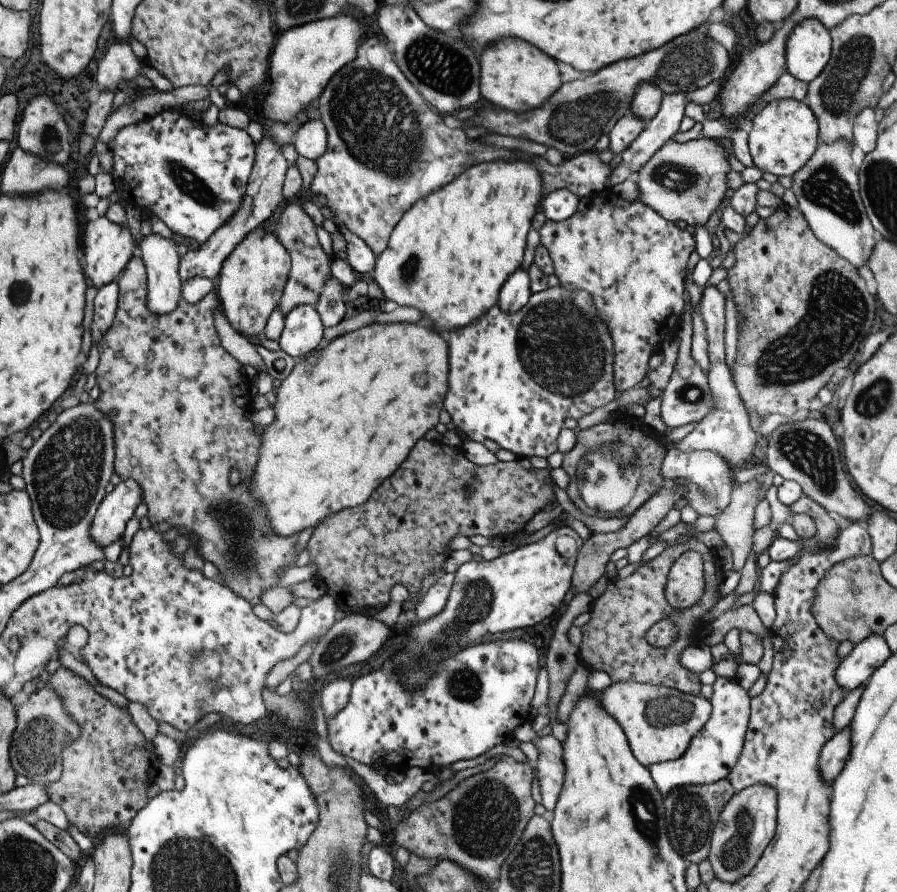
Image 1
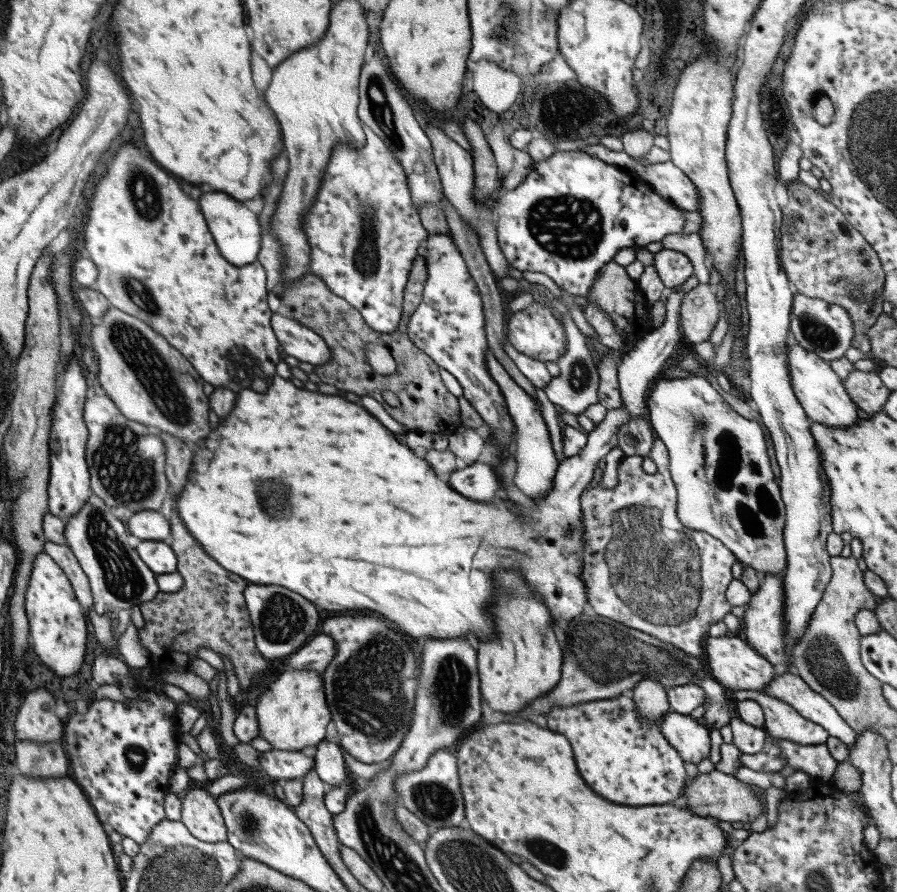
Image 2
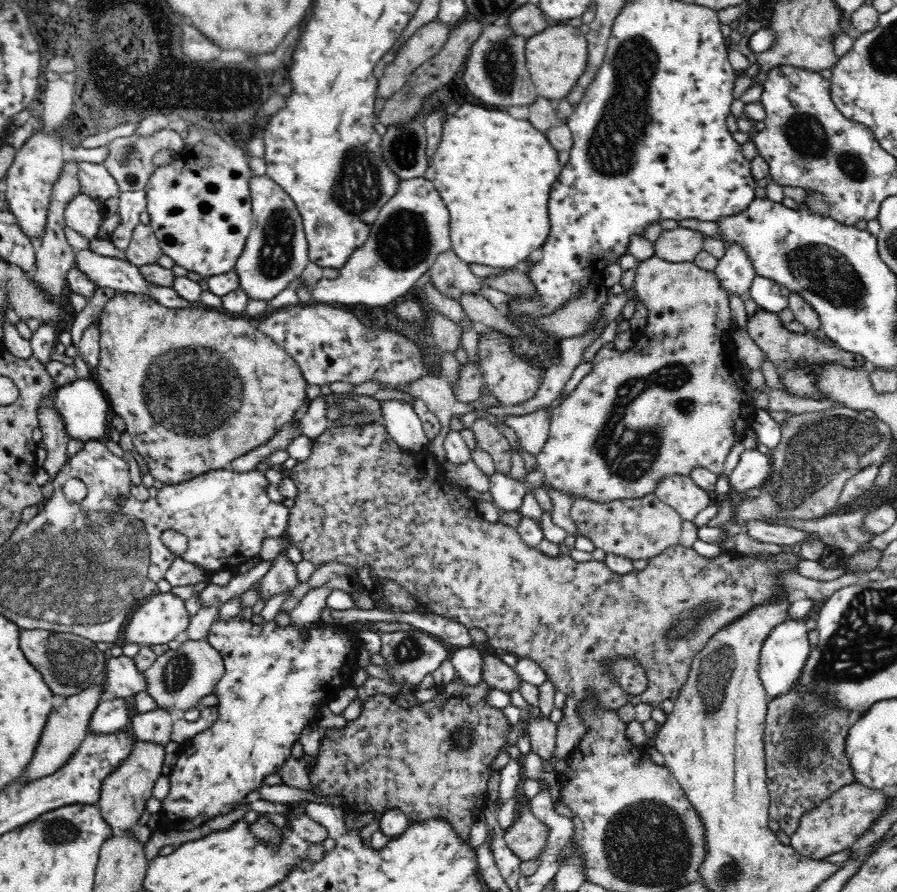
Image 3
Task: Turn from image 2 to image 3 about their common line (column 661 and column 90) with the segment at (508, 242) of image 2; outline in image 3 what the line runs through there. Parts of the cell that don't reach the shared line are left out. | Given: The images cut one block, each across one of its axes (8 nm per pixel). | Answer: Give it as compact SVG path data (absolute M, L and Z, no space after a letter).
M86 194L74 196L74 200L66 206L66 224L68 228L80 232L86 238L98 238L98 228L102 226L104 218L104 202L94 200Z

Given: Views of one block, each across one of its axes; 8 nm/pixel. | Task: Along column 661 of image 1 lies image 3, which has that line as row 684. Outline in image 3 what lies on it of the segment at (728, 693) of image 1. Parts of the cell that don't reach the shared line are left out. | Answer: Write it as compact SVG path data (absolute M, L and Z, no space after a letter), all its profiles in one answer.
M784 622L780 626L776 626L770 634L770 638L764 640L762 652L760 652L760 678L762 684L766 688L768 698L778 698L780 694L786 694L792 690L792 686L796 684L796 680L800 678L806 660L810 656L810 642L808 642L808 628L804 626L804 622Z

